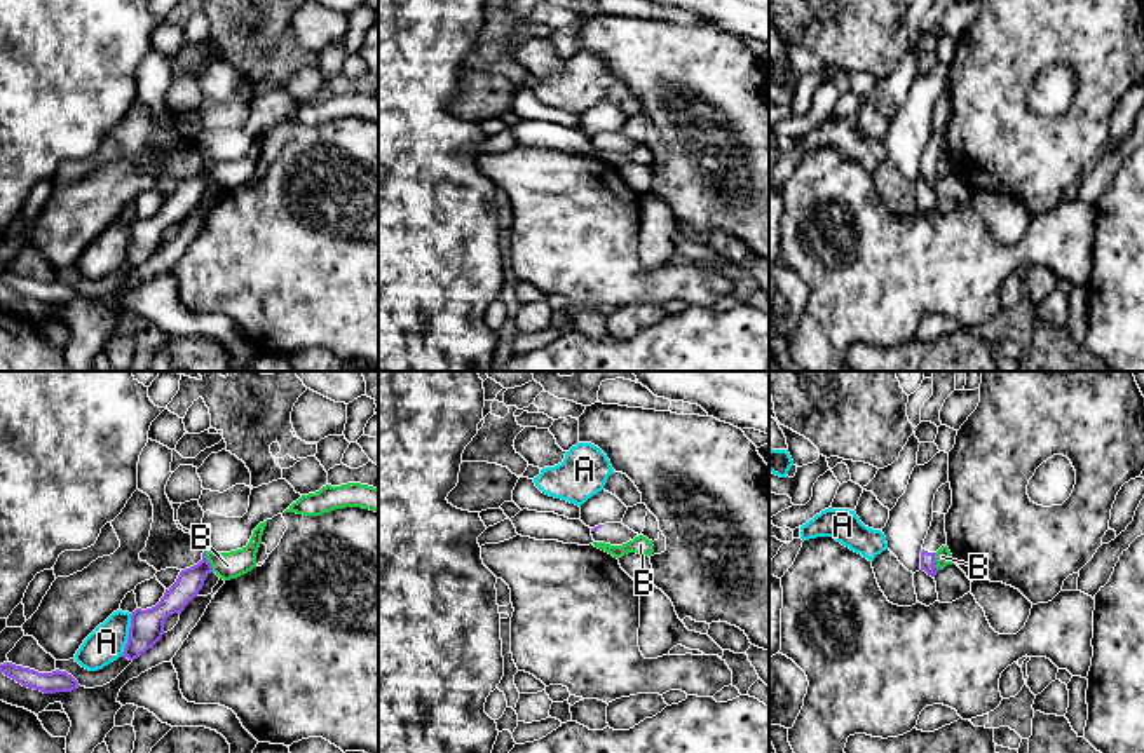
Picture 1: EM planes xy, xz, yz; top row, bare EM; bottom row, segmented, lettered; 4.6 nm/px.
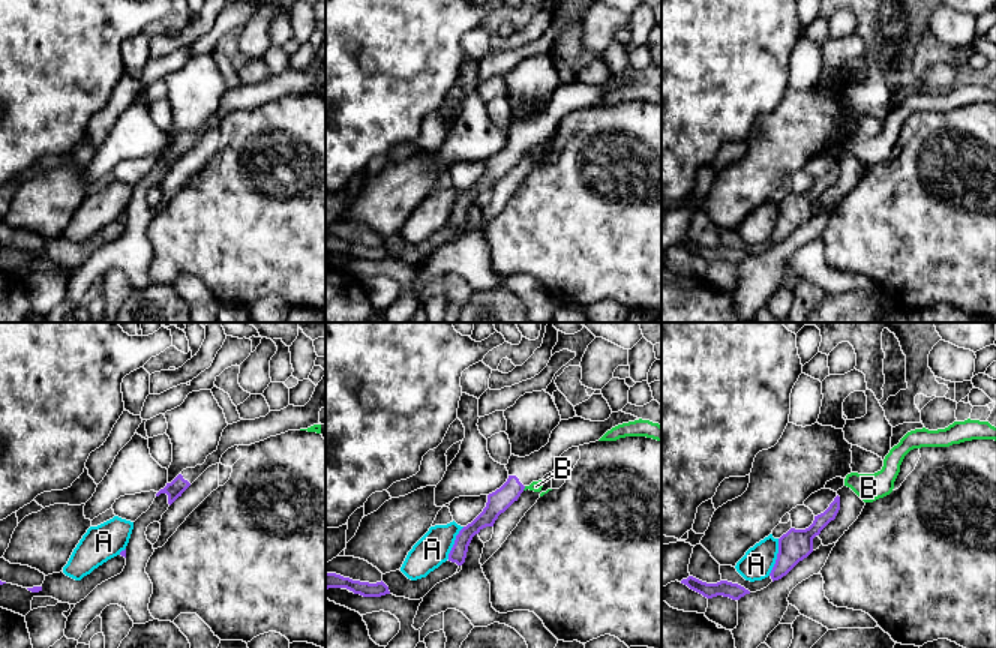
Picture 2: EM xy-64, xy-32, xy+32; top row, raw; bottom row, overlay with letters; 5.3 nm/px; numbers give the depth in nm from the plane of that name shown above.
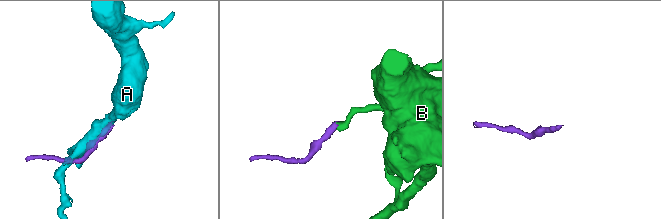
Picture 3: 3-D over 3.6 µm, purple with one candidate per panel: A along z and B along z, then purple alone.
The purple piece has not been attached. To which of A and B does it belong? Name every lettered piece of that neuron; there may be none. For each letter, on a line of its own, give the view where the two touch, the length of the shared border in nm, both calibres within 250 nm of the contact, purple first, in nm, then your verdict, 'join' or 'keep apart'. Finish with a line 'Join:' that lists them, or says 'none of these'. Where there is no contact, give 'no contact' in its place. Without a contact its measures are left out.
A: contact in xy; length 200 nm; calibres 160 and 170 nm; keep apart
B: contact in xy; length 100 nm; calibres 120 and 130 nm; keep apart
Join: none of these

